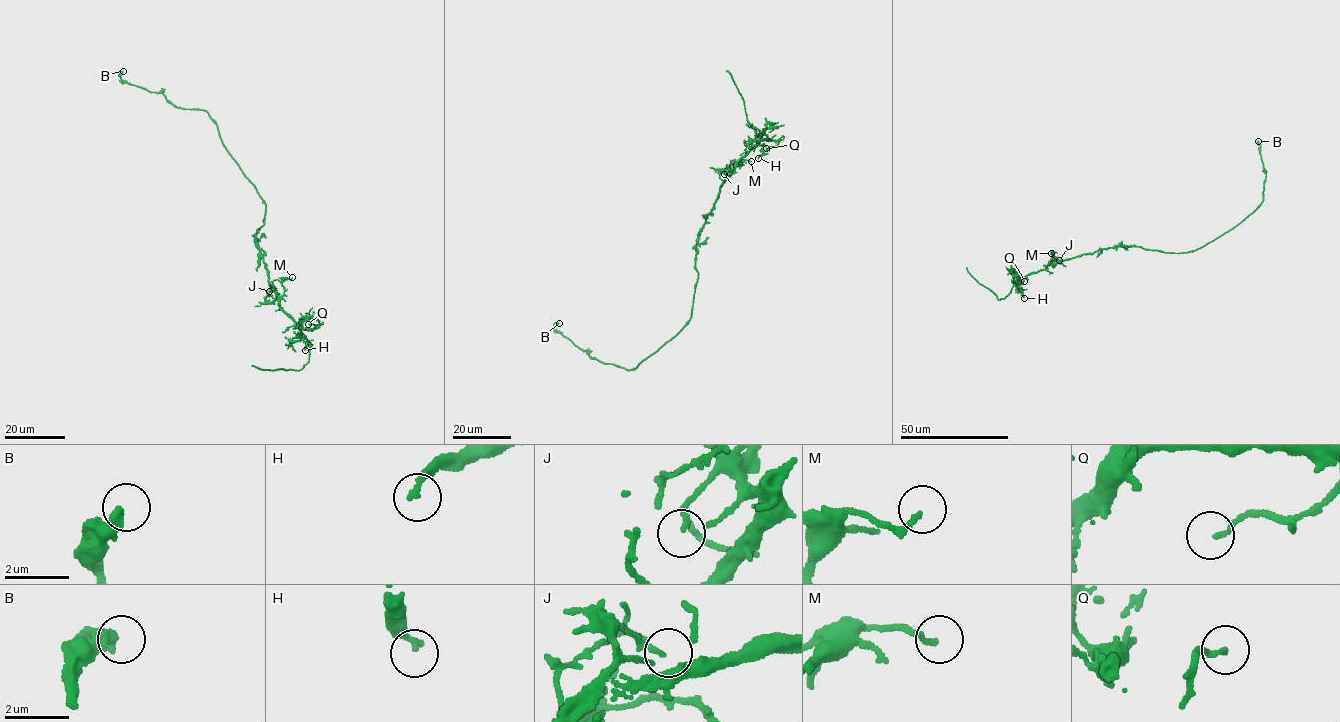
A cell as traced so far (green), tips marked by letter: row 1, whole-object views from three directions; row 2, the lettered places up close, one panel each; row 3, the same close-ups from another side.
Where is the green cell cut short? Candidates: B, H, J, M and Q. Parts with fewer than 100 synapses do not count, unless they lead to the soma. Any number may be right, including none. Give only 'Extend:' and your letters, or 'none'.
Extend: none

